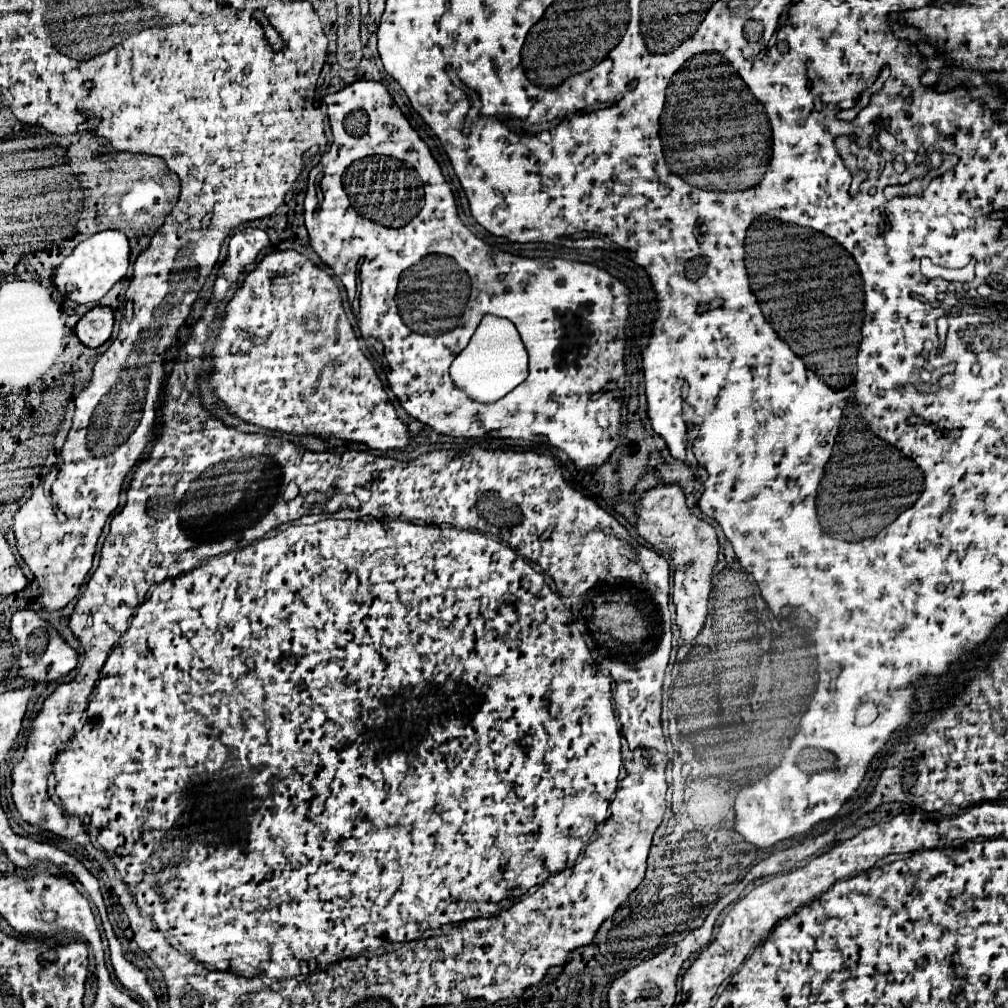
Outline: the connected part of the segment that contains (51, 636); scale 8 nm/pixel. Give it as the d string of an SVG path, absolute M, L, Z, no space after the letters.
M32 609L16 611L12 615L10 631L20 645L20 665L18 665L20 671L18 671L18 675L28 677L28 679L36 679L36 681L56 681L58 677L70 673L76 667L76 663L78 663L76 649L72 649L60 637L60 633L48 621L44 621L36 611L32 611Z

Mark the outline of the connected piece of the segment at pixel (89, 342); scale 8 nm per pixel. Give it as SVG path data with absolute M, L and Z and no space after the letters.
M92 307L76 325L76 335L86 347L100 347L112 335L114 315L110 307Z

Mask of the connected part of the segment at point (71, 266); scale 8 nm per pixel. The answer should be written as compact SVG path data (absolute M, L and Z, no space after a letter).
M98 231L90 239L82 241L72 255L68 255L62 265L54 271L54 285L60 293L68 295L72 301L86 305L98 303L114 283L118 283L128 269L130 263L130 245L128 237L122 231Z

